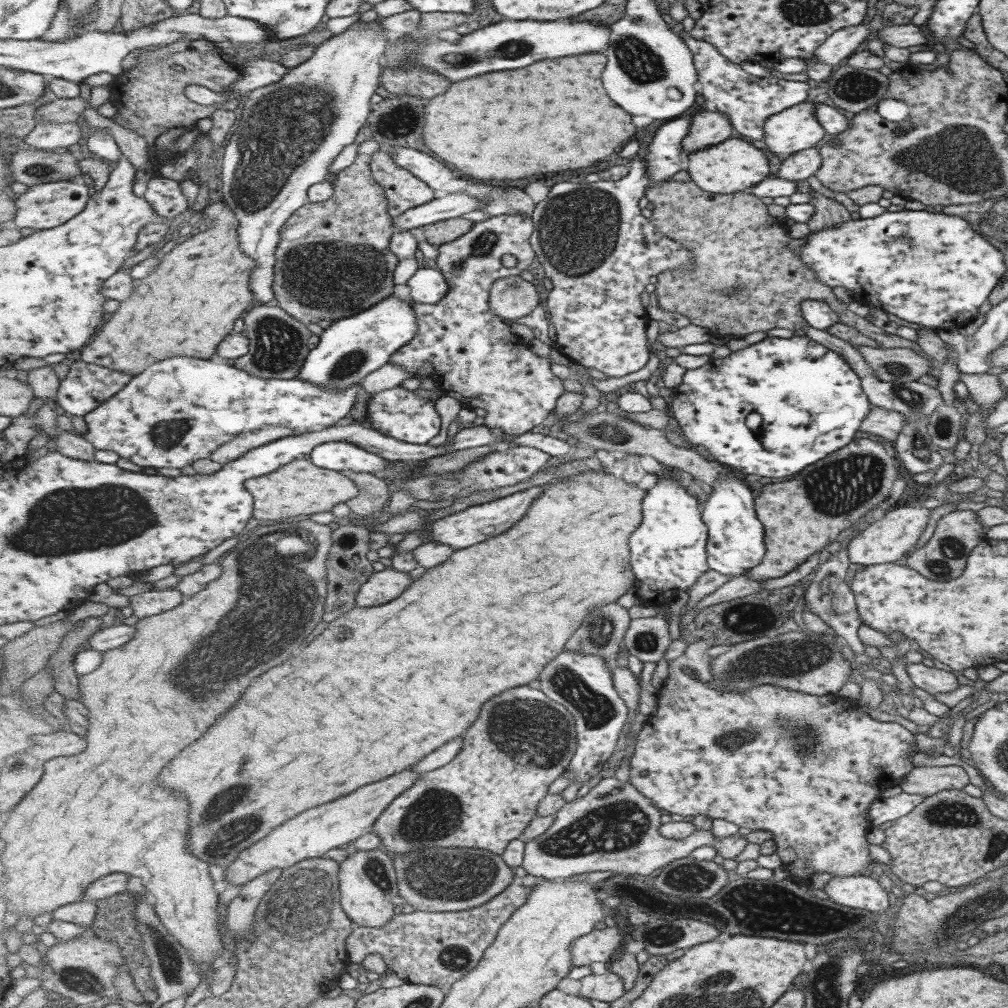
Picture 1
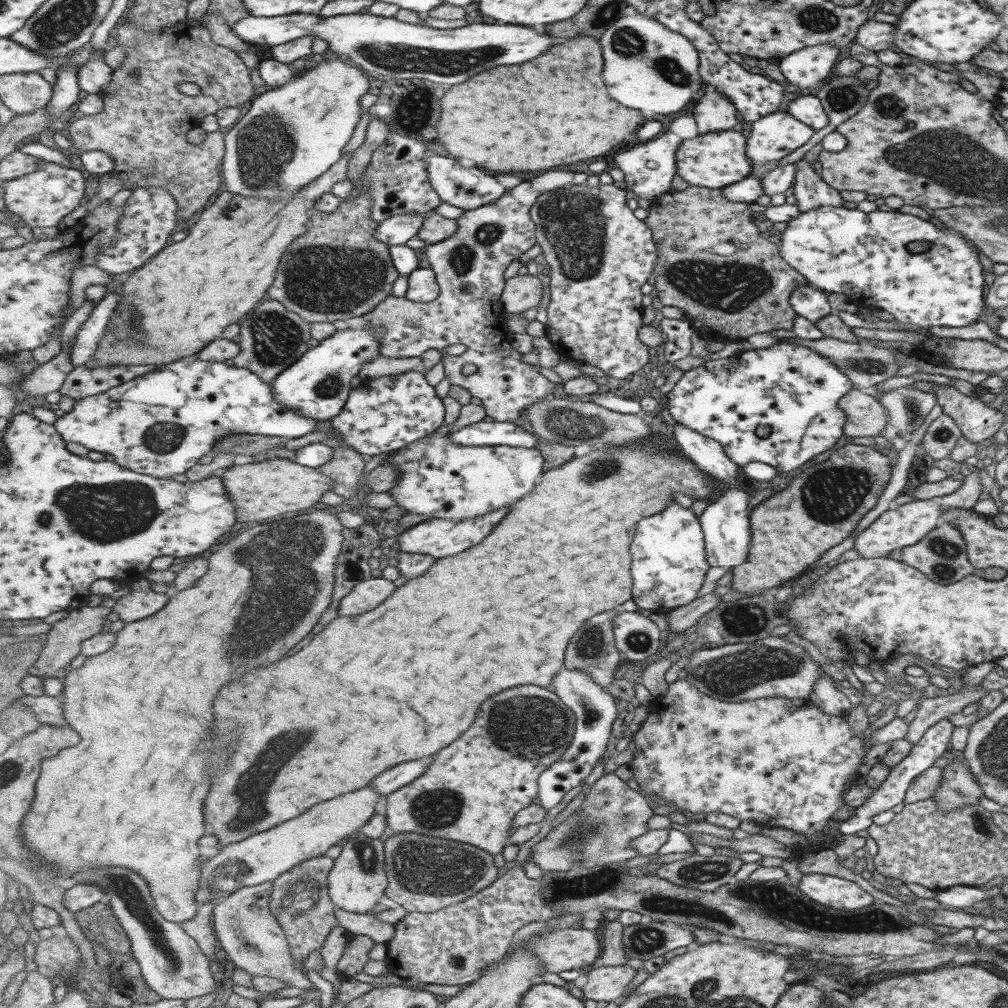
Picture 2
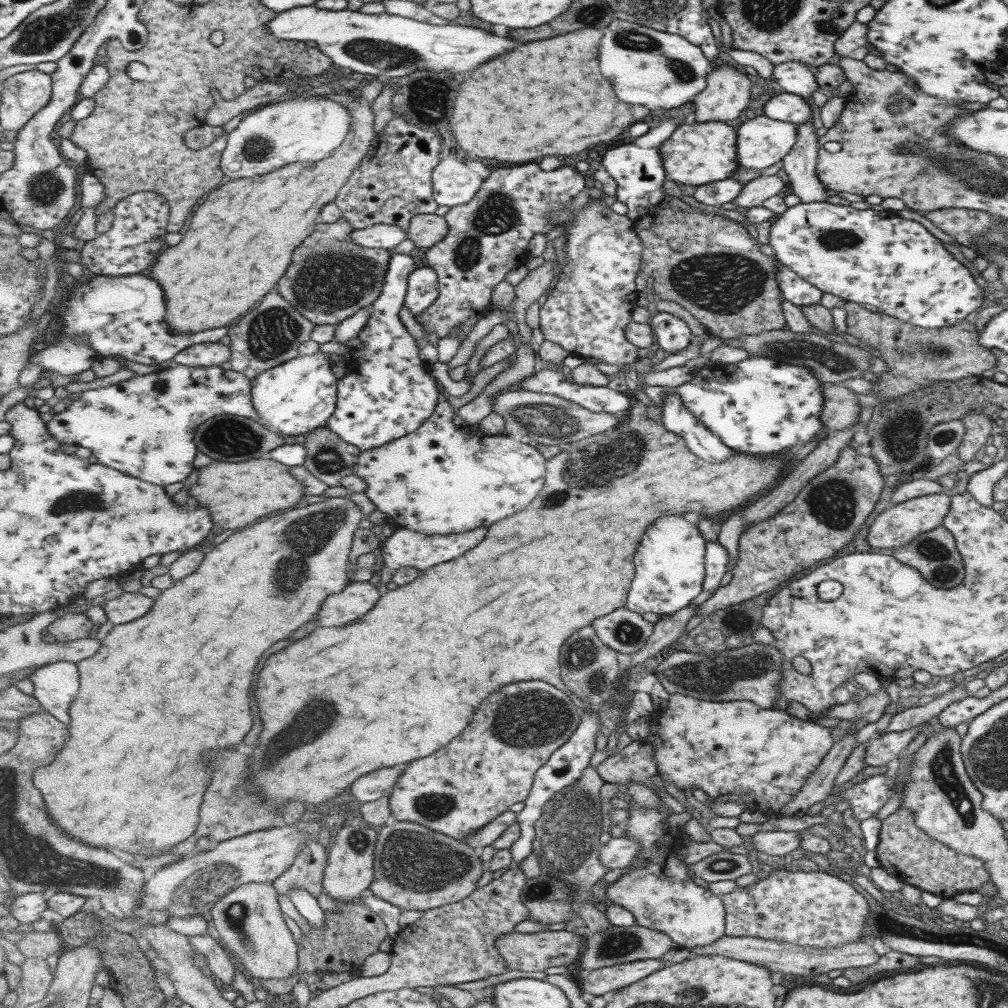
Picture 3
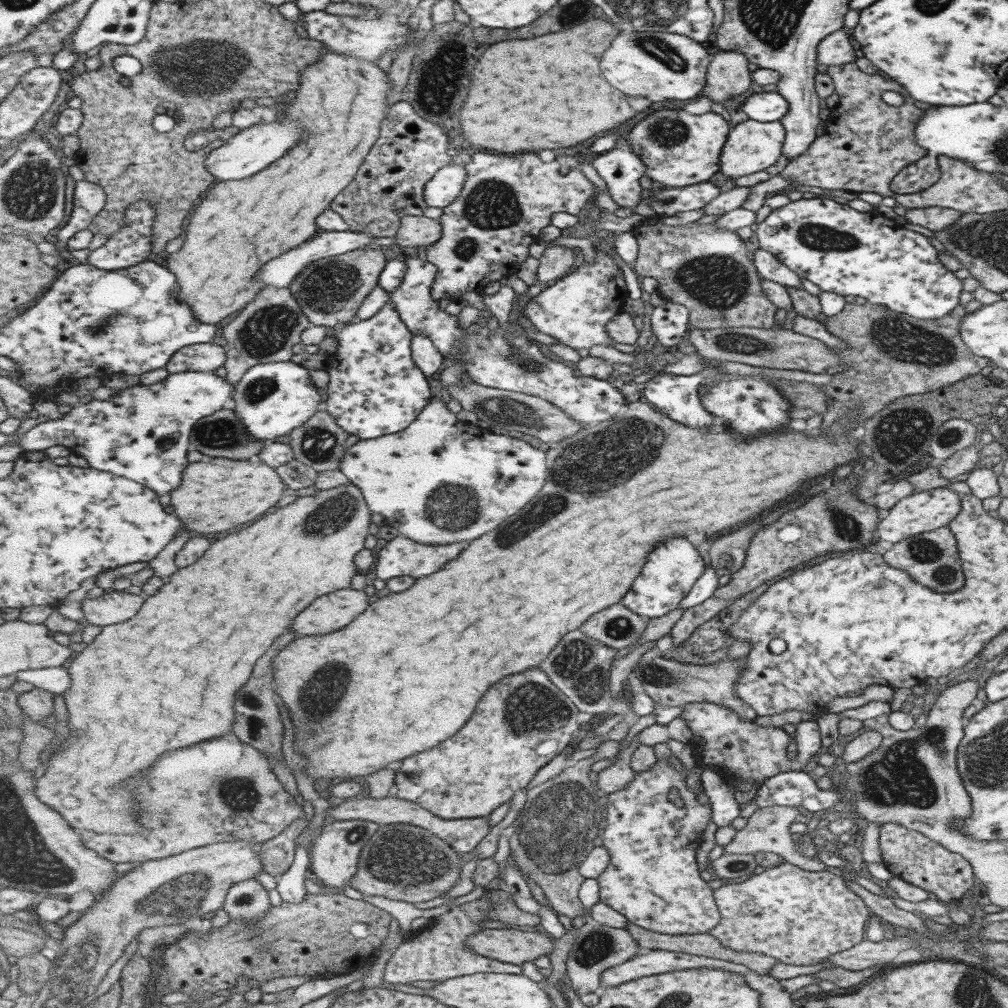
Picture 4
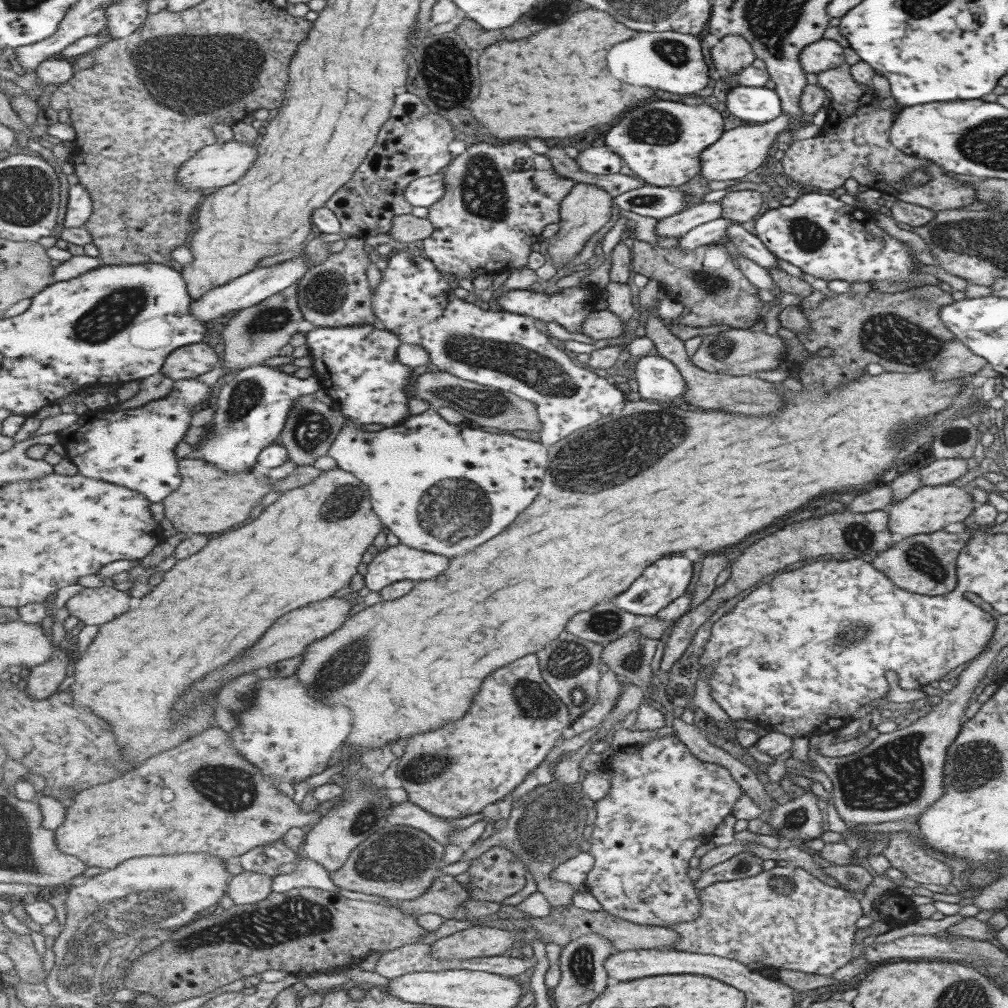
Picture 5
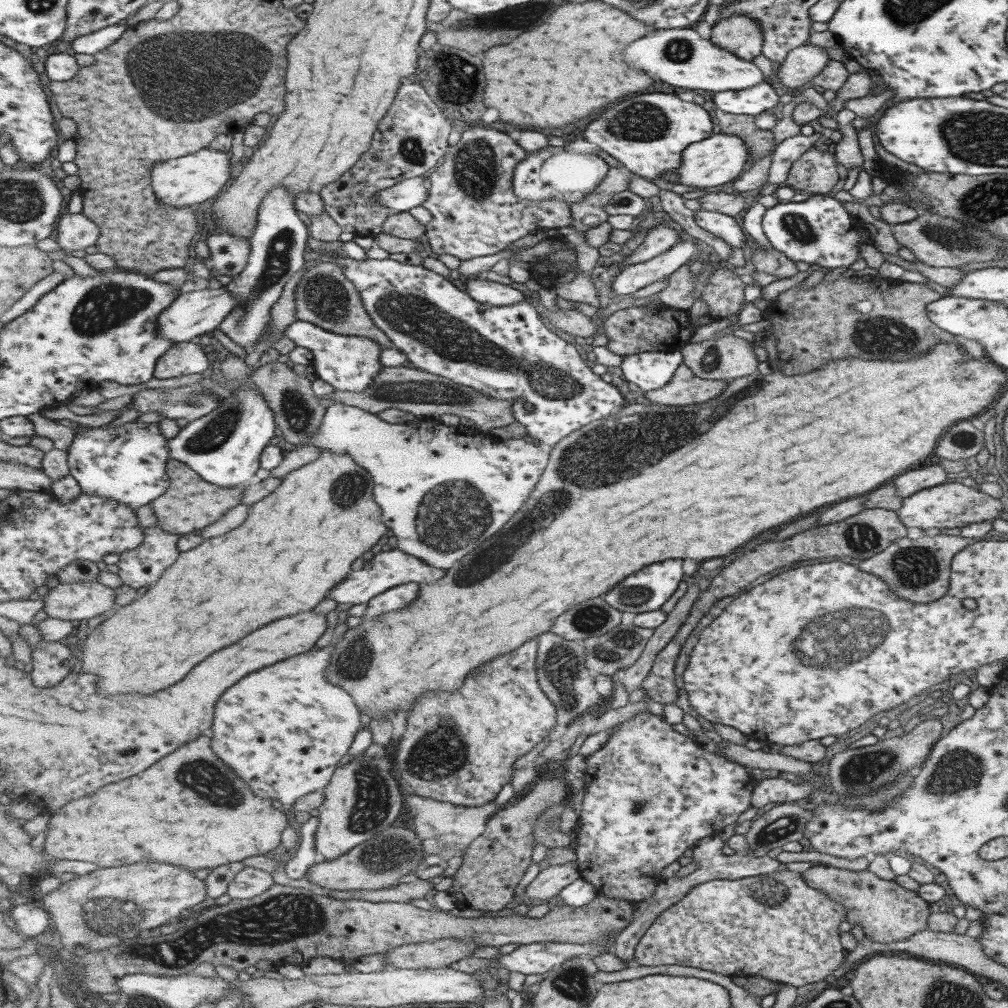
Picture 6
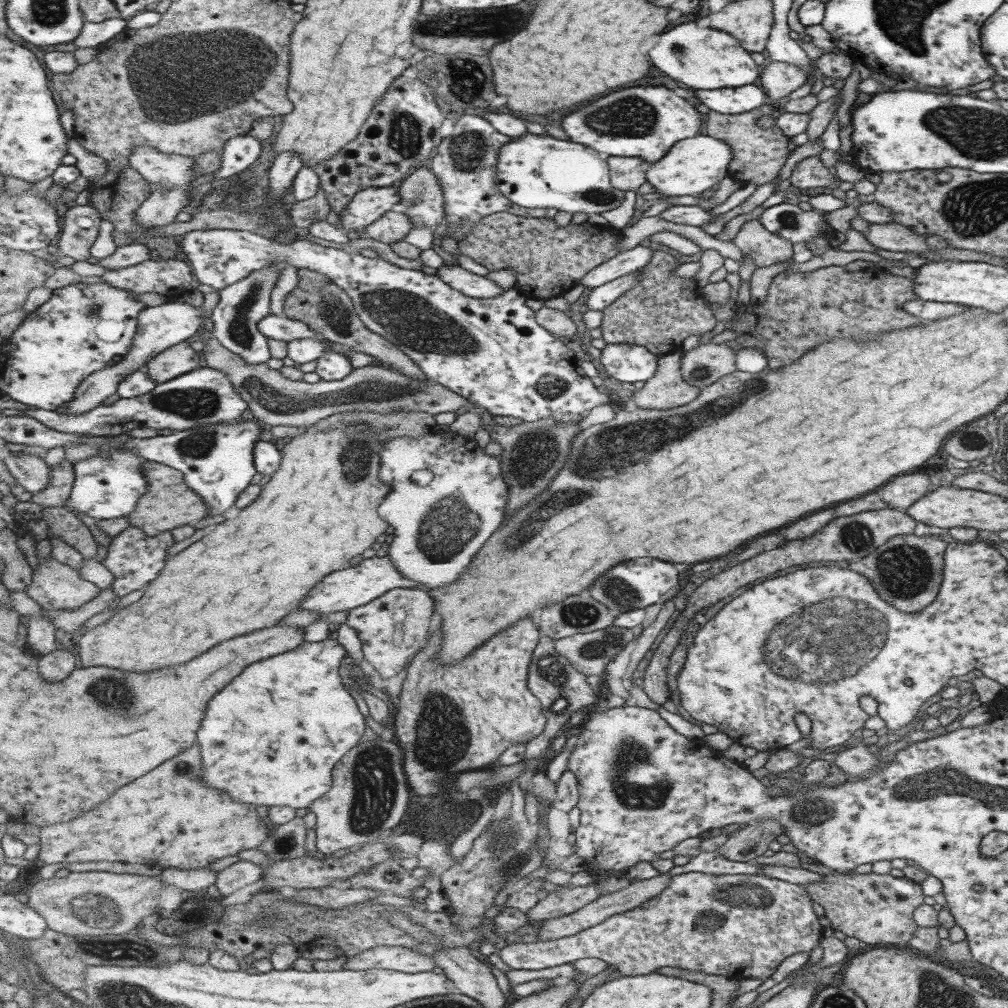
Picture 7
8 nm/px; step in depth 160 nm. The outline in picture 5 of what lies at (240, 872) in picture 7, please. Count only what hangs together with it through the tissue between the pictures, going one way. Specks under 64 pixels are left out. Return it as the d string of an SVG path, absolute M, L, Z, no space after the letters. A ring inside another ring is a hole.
M244 870L231 878L227 894L237 905L255 904L274 891L273 881L271 875Z

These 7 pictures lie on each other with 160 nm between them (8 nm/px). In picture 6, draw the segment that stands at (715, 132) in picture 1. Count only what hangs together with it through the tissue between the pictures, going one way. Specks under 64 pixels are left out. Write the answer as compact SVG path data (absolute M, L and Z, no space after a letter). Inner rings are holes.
M745 14L720 19L710 28L709 40L743 60L762 54L764 42L758 22Z

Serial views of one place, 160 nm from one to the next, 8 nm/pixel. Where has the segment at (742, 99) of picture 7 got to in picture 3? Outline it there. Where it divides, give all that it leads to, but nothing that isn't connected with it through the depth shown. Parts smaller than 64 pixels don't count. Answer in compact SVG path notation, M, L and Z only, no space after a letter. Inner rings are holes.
M777 91L761 106L761 114L771 120L781 120L796 125L811 123L811 109L808 100L794 94Z

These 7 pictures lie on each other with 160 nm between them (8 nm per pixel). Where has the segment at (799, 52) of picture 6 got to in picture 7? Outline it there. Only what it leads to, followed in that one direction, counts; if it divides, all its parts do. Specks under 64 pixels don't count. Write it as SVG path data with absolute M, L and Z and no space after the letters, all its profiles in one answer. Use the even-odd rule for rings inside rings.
M766 61L762 74L759 75L759 87L771 104L786 97L804 84L806 74L802 68L787 64L786 62Z

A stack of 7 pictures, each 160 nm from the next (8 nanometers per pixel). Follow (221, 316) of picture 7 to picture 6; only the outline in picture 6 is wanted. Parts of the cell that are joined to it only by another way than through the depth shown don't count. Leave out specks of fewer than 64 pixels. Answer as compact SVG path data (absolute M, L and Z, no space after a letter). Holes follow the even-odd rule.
M286 186L270 190L258 210L258 223L252 236L252 251L247 268L234 279L226 280L226 289L239 298L239 305L230 312L219 330L249 352L263 337L271 321L271 309L281 299L285 285L305 264L305 250L312 246L309 223L296 209L294 194Z

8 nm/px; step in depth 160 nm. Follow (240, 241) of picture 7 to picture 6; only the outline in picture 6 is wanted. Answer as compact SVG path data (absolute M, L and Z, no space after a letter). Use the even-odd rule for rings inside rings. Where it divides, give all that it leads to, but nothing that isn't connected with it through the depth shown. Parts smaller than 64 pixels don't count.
M229 233L212 234L207 237L210 257L203 262L209 270L216 270L224 281L232 275L241 274L247 268L252 251L252 239ZM337 253L332 257L333 262L342 266L346 277L358 288L371 319L390 337L393 347L408 356L416 369L447 378L462 389L470 386L490 398L512 400L516 420L546 448L553 448L575 431L600 422L626 407L627 398L623 398L619 387L595 374L592 366L587 366L579 356L573 343L565 342L545 326L532 298L507 306L483 304L474 300L467 291L459 290L445 276L423 265L404 264L391 260L391 257L355 260Z

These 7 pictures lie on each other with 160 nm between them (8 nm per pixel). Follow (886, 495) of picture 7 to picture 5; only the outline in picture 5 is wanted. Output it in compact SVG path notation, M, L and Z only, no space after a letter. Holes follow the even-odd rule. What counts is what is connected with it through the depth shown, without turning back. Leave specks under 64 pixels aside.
M950 458L936 459L927 466L917 469L921 486L937 486L950 484L952 480L961 477L969 470L967 459Z

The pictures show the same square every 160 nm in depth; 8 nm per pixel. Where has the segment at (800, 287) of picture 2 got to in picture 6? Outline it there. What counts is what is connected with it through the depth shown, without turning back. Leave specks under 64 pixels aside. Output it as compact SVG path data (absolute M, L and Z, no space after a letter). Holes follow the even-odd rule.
M703 209L695 213L695 218L701 228L721 238L728 245L741 250L747 249L749 238L740 228L736 218Z

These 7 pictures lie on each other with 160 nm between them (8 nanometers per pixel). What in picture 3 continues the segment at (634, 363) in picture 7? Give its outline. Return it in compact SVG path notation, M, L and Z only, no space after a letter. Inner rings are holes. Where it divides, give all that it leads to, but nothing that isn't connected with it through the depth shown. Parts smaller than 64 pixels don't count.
M673 387L672 390L664 398L664 405L661 406L662 423L671 432L687 440L687 446L691 446L691 450L697 456L703 456L703 460L709 462L725 460L731 454L729 448L724 446L703 424L703 421L685 406L677 388Z

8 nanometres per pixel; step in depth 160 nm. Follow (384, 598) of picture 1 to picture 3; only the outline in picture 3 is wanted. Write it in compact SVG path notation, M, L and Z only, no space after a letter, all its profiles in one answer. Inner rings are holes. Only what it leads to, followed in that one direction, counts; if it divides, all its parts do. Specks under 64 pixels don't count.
M371 582L350 583L345 591L326 598L315 618L317 626L345 626L362 618L382 598L383 590Z

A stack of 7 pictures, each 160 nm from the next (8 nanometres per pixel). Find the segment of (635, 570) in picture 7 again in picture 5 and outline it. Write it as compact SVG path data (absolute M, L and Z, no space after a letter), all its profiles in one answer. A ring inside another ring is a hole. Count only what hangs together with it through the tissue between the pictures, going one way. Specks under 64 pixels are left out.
M675 554L669 558L663 558L663 560L655 562L651 568L647 568L647 572L640 576L622 595L616 596L613 602L619 608L633 614L639 614L639 616L656 616L662 608L685 595L687 586L693 580L693 570L695 570L693 563L685 554Z

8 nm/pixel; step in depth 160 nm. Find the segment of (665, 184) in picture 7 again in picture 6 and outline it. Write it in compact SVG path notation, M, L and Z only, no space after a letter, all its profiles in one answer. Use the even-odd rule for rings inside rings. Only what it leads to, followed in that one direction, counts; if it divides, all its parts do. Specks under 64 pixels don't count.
M717 133L708 136L701 142L690 144L683 151L683 160L678 168L677 182L685 186L693 186L697 188L711 188L711 186L719 186L725 182L732 181L742 173L743 166L747 160L746 145L738 136L732 134Z

